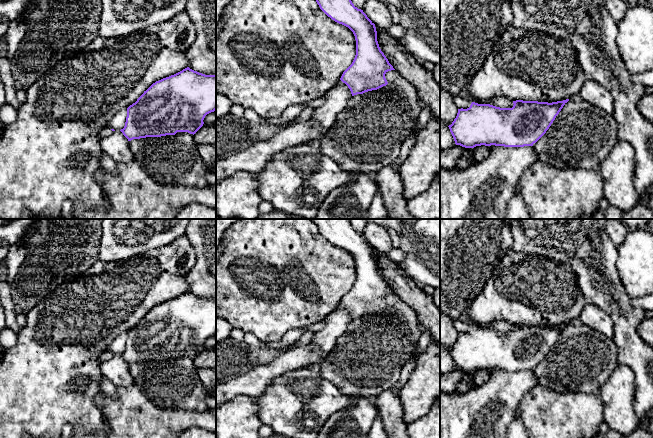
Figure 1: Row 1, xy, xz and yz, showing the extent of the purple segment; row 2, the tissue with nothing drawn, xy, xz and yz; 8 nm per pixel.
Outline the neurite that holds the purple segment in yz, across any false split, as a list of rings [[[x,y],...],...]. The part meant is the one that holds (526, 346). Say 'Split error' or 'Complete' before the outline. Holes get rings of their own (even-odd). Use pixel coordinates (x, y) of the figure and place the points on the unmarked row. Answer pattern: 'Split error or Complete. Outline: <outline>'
Complete. Outline: [[[569,323],[557,326],[513,325],[512,332],[500,332],[490,328],[472,326],[467,333],[458,333],[450,356],[455,368],[465,372],[476,370],[524,371],[533,370],[549,353],[556,340]]]

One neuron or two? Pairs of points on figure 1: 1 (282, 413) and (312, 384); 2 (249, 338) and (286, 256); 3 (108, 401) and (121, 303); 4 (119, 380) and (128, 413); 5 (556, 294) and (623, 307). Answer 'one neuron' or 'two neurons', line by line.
1: one neuron
2: two neurons
3: two neurons
4: two neurons
5: two neurons

